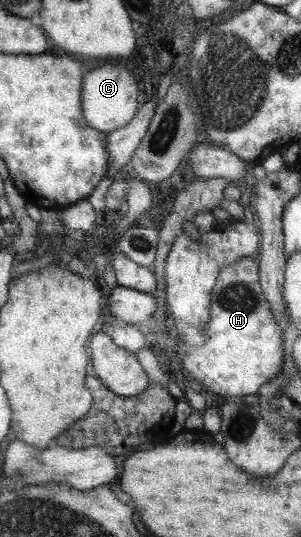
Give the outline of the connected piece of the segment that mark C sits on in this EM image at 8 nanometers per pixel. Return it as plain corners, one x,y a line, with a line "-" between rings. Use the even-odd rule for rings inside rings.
105,64
90,69
82,82
82,115
86,123
98,131
110,133
124,127
140,106
134,75
122,64

